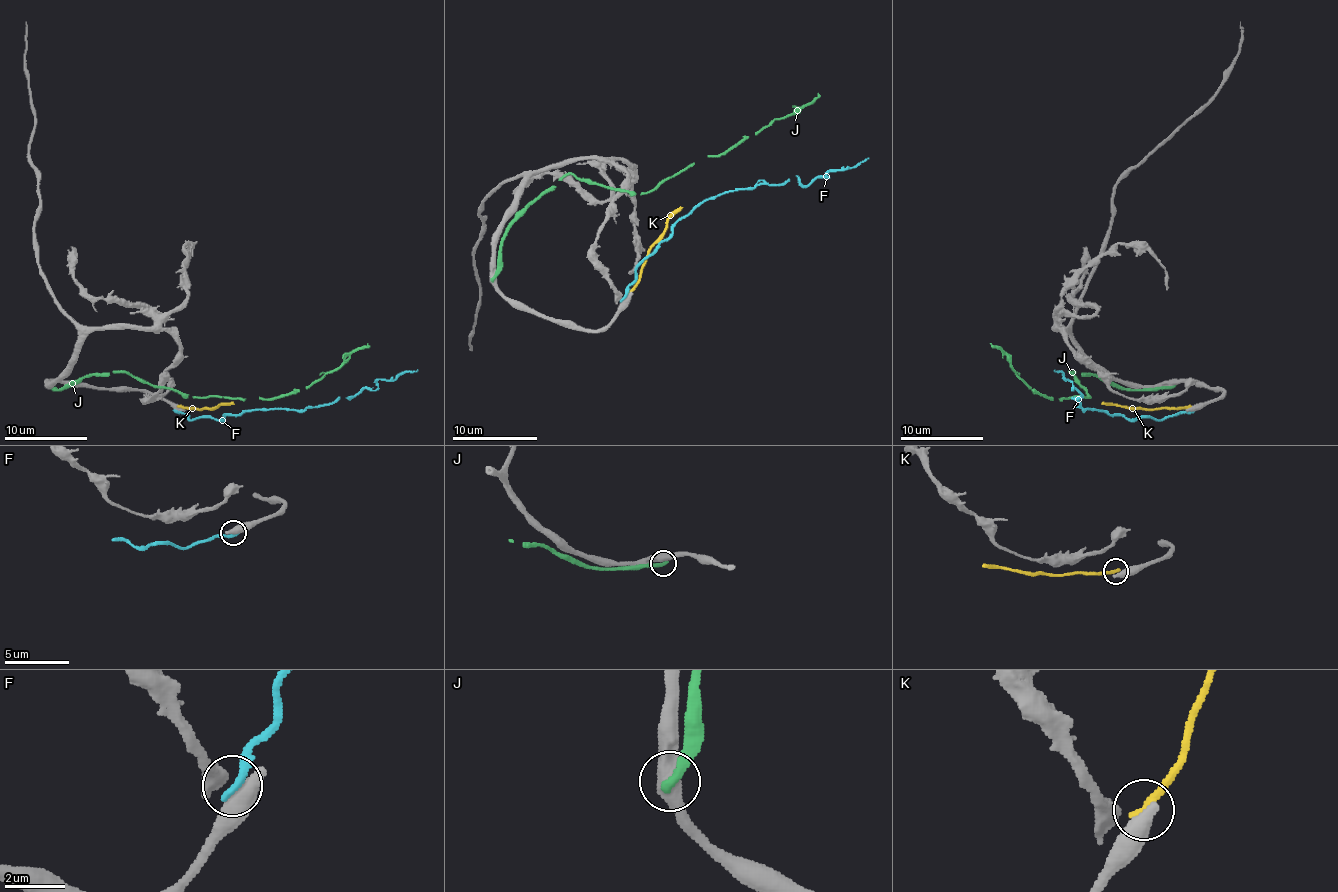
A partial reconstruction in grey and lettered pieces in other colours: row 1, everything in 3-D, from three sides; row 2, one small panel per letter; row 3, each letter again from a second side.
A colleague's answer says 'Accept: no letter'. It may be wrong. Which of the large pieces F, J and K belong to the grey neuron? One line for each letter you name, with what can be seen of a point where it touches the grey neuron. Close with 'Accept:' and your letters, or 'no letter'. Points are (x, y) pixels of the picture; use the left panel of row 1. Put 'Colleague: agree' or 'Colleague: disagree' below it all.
Accept: no letter
Colleague: agree

